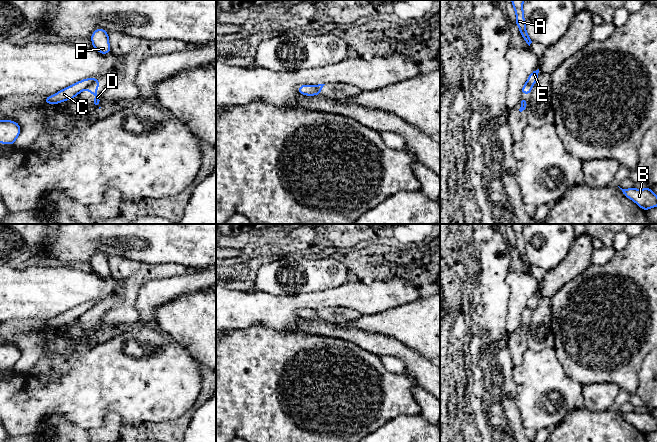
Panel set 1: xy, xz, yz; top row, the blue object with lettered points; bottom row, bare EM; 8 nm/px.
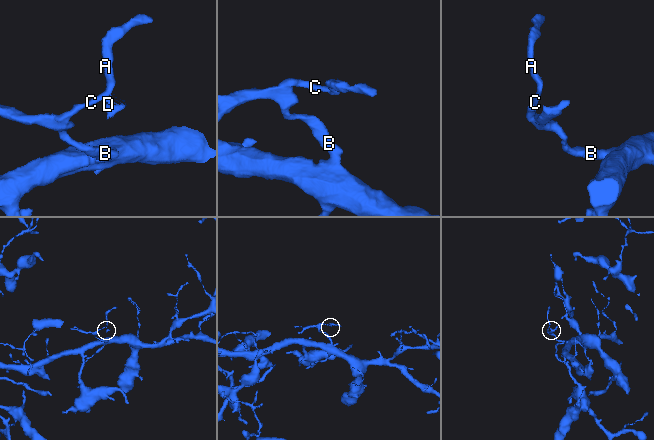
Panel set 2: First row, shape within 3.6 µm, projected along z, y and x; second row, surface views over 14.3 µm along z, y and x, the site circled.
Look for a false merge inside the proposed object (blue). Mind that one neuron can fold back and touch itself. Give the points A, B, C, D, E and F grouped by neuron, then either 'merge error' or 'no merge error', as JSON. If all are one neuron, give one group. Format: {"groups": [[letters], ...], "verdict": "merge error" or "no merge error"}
{"groups": [["A", "B", "C", "E", "F"], ["D"]], "verdict": "merge error"}

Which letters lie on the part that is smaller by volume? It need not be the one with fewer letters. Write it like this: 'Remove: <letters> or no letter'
Remove: D

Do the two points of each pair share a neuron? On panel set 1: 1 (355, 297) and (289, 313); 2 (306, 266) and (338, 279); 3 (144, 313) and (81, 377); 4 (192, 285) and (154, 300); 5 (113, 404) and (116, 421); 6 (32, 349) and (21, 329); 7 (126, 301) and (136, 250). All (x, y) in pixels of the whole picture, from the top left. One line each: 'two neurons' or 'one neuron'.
1: one neuron
2: one neuron
3: two neurons
4: one neuron
5: two neurons
6: one neuron
7: two neurons

